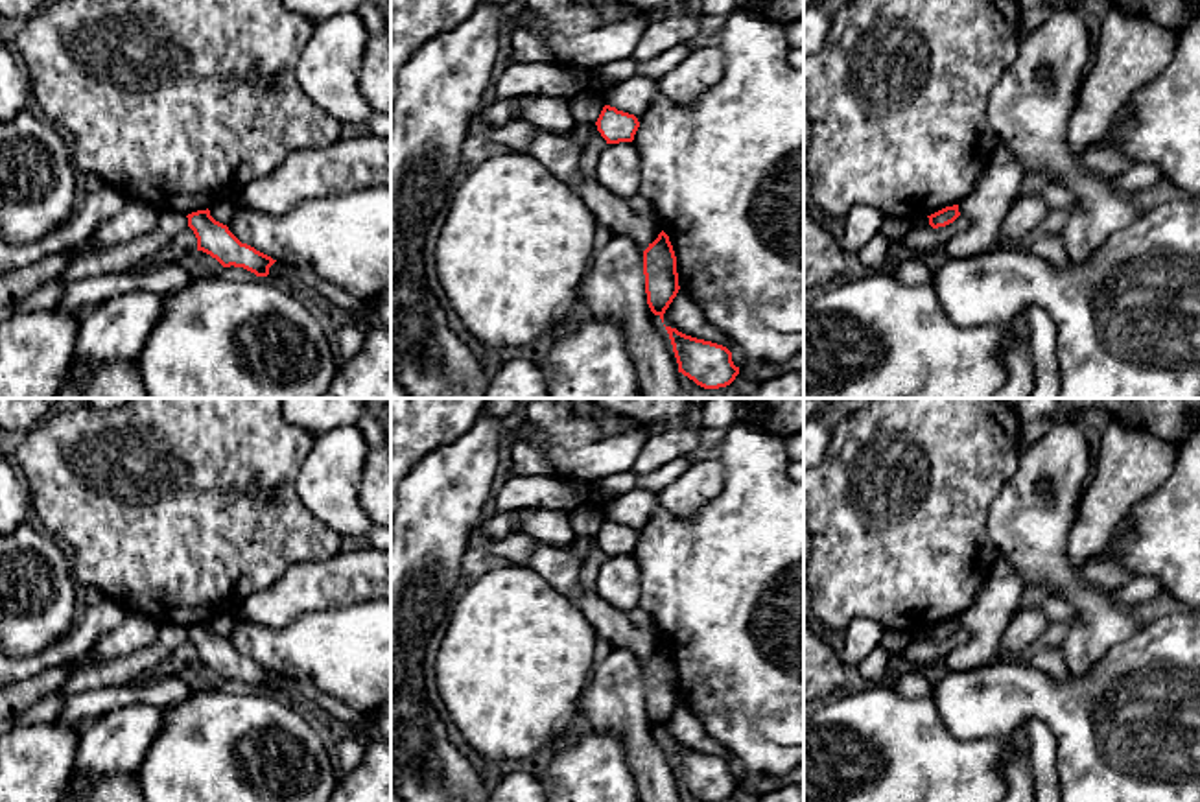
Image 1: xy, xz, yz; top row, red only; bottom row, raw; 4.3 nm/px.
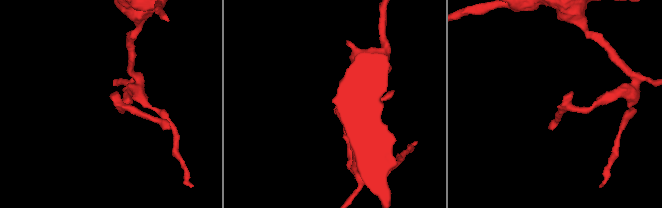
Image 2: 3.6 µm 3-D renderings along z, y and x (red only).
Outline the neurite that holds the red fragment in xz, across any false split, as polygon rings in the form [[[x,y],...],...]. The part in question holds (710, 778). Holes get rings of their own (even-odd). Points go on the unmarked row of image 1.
[[[665,739],[678,785],[693,793],[704,802],[719,802],[730,798],[739,787],[739,780],[732,774],[732,765],[717,756],[697,752]]]

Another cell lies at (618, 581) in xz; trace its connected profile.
[[[632,555],[606,557],[599,566],[595,592],[614,608],[629,612],[640,605],[640,570]]]

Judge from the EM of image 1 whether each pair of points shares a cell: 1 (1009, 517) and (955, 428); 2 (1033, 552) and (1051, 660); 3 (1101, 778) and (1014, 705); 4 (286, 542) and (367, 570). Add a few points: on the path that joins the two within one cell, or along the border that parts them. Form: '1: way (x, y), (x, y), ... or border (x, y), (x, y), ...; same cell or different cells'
1: border (1018, 458), (1014, 476), (988, 507), (990, 539); different cells
2: border (1058, 649), (1071, 673); different cells
3: way (1092, 753), (1040, 705); same cell
4: border (341, 548), (329, 557), (295, 561), (286, 568); different cells

